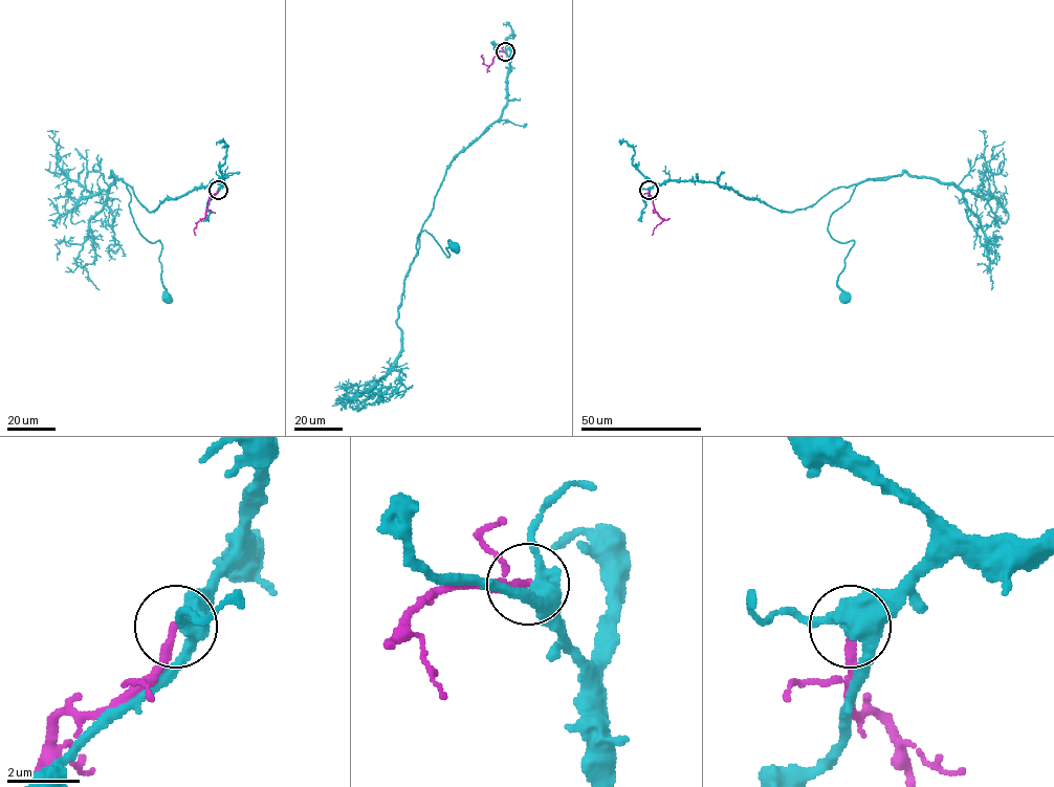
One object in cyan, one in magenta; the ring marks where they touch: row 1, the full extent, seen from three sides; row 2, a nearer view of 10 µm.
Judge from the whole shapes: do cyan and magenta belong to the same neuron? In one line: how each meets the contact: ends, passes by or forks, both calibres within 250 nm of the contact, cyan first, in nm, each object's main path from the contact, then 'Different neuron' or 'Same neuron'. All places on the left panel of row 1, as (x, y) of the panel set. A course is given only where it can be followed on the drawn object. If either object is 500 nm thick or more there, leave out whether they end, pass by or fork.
At the ring cyan forks. At the ring magenta ends. Thickness 440 nm (cyan) against 240 nm. Course of cyan: (218, 190), (220, 180), (149, 212), (127, 184), (135, 226), (161, 245), (168, 297). Course of magenta: (218, 190), (210, 195), (206, 216), (194, 230), (195, 235). Different neuron

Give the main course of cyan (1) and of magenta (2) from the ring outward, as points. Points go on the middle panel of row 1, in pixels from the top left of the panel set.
1: (505, 51), (507, 104), (447, 169), (414, 258), (422, 231), (447, 257), (449, 240), (455, 246)
2: (505, 51), (497, 52), (493, 61), (486, 65), (482, 55)

